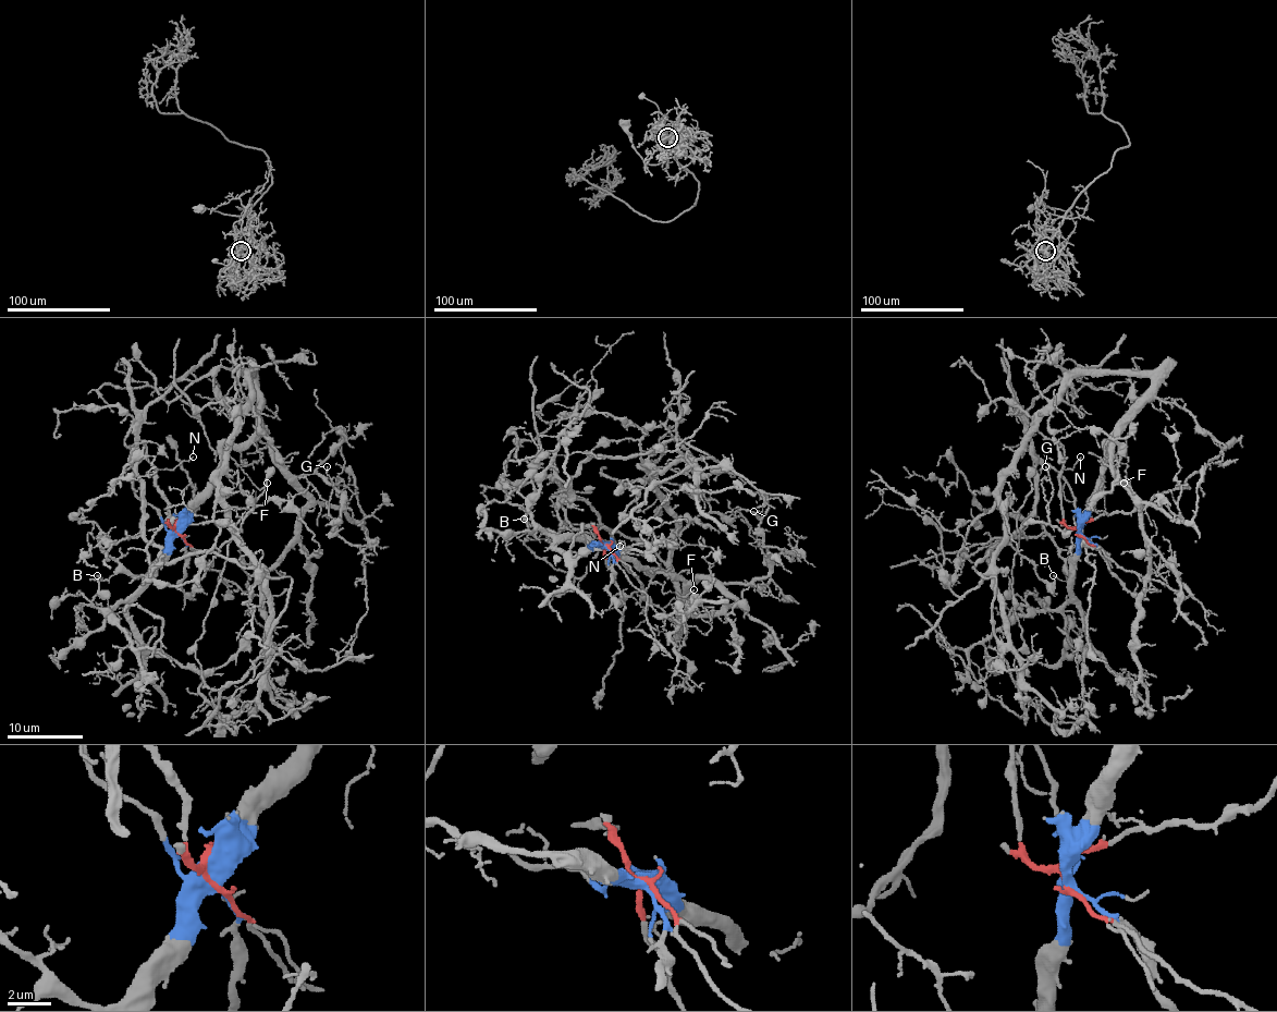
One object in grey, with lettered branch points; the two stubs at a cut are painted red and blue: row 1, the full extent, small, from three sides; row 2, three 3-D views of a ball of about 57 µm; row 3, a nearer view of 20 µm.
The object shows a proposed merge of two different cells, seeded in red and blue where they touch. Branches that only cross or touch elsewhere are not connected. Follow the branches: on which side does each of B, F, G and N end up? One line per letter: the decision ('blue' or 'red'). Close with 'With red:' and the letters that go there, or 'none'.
B: blue
F: blue
G: blue
N: red
With red: N

